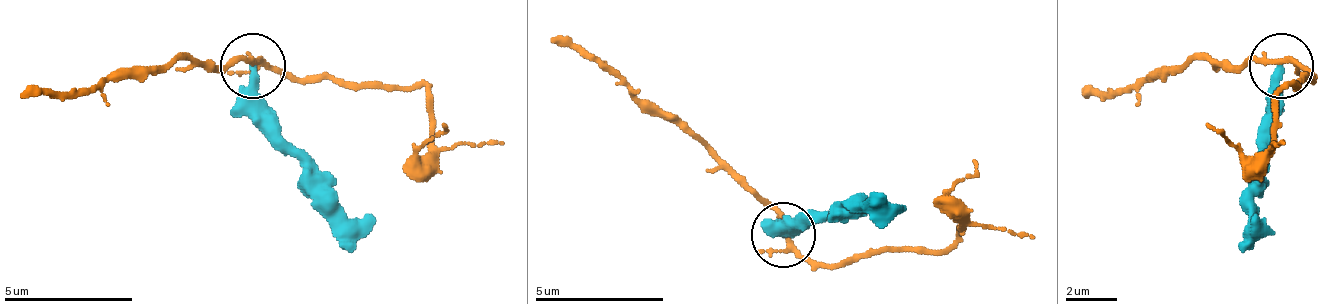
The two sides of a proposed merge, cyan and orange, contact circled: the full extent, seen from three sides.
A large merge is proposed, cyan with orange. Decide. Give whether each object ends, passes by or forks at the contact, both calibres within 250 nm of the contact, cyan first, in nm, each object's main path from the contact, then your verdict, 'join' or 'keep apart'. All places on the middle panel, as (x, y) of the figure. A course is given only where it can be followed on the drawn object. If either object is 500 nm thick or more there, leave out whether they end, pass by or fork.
cyan ends there; orange forks there; 320 nm thick on the cyan side, 170 nm on the other; cyan runs (781, 236), (788, 230), (884, 198); orange runs (781, 236), (813, 262), (942, 249), (961, 230), (949, 204), (974, 159); keep apart

